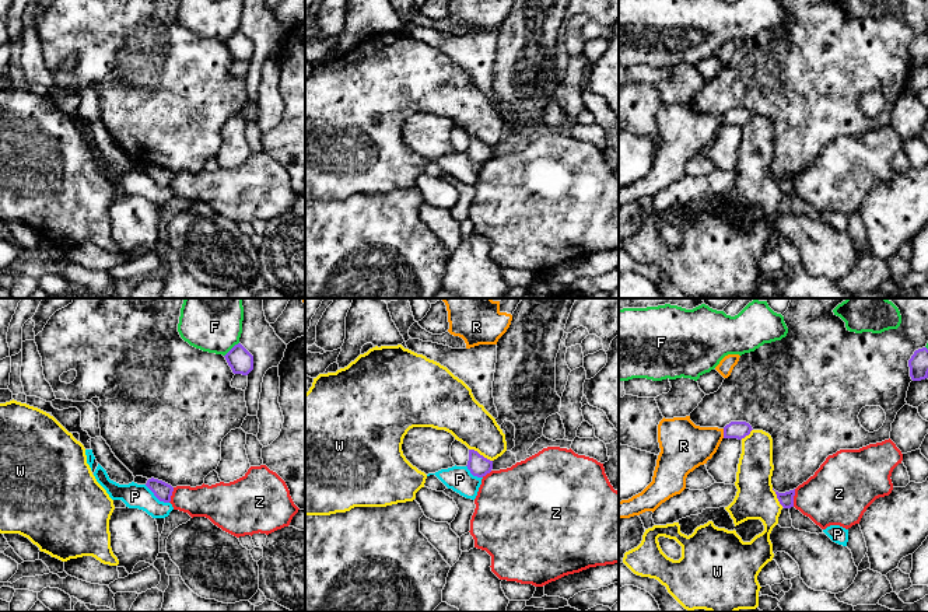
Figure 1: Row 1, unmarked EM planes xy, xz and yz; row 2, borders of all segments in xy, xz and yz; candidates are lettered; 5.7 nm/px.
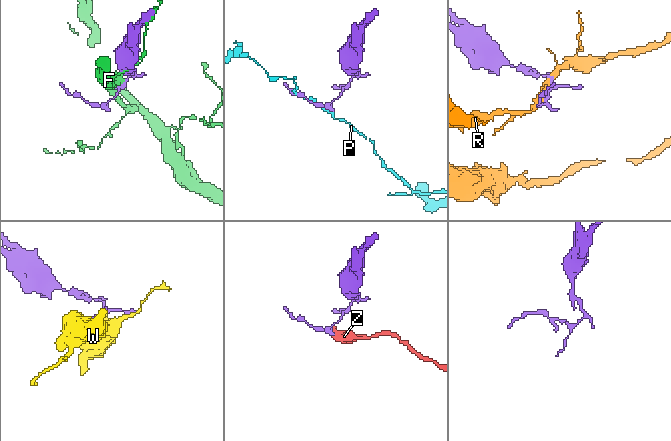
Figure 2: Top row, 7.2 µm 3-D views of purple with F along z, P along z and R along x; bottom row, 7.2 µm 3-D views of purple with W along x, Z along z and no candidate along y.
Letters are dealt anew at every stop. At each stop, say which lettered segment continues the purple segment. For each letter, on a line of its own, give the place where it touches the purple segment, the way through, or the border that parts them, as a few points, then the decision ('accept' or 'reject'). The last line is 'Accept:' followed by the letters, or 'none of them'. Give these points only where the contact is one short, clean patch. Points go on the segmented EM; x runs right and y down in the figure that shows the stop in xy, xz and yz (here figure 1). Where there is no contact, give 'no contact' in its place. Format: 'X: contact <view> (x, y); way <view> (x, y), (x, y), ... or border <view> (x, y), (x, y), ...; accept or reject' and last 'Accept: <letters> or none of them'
F: contact xy (231, 349); reject
P: contact xy (157, 497); reject
R: contact yz (724, 433); reject
W: contact xz (479, 454); reject
Z: contact yz (792, 497); border yz (795, 489), (792, 506); reject
Accept: none of them

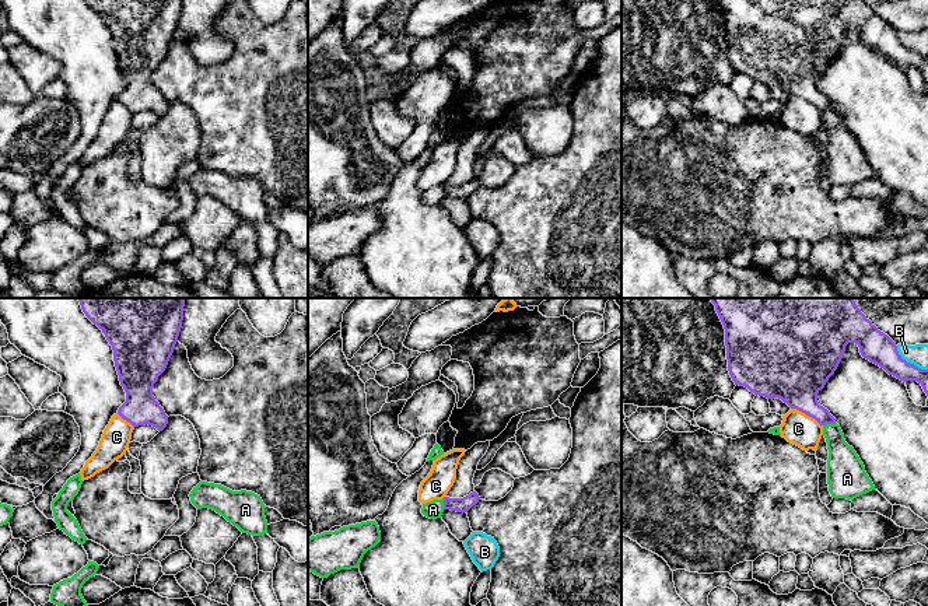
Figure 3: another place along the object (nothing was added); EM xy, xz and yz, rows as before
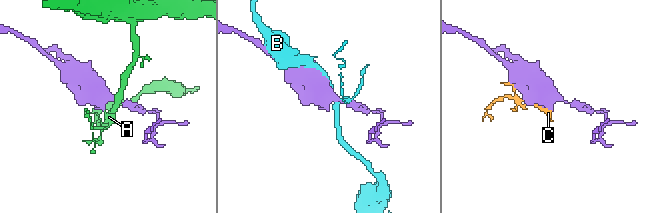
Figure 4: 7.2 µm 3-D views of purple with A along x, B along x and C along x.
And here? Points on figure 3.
A: contact yz (829, 423); border yz (836, 423), (823, 426); reject
B: contact yz (909, 363); reject
C: contact yz (806, 414); reject
Accept: none of them

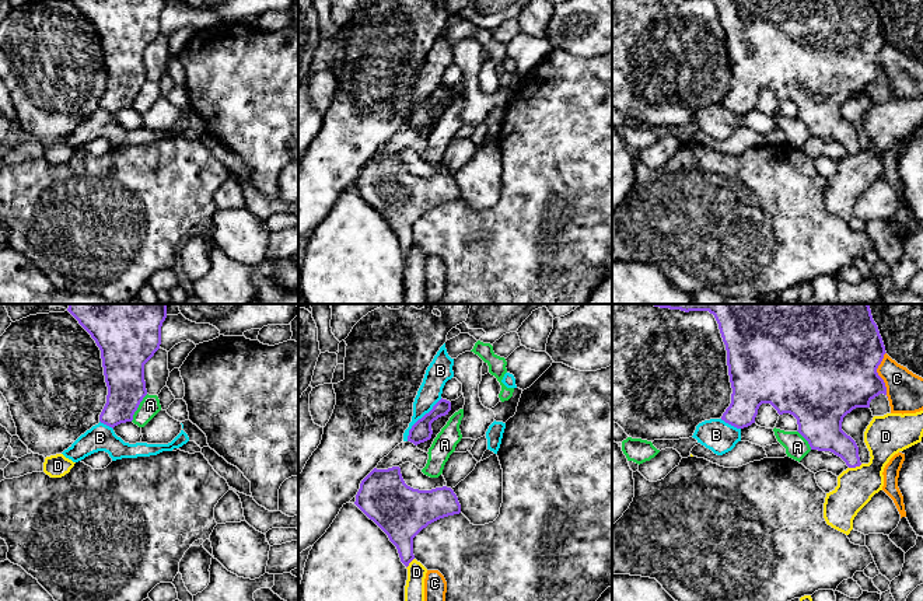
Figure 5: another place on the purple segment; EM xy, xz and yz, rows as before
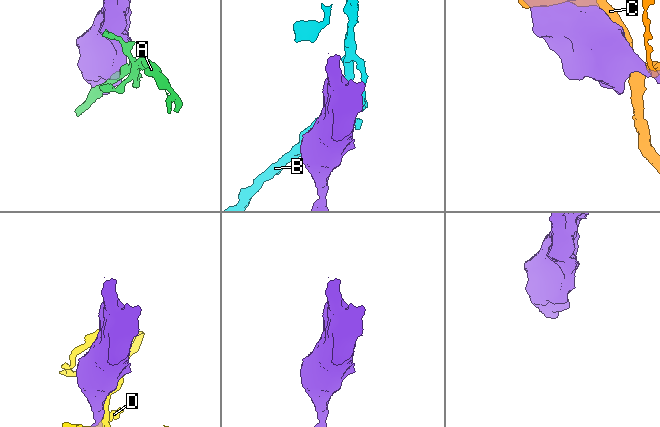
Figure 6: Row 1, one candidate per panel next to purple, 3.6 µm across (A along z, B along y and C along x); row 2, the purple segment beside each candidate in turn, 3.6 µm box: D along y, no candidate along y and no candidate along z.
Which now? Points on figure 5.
A: contact xy (137, 406); reject
B: contact xz (419, 419); border xz (441, 398), (412, 426), (406, 440); reject
C: contact yz (877, 374); reject
D: contact yz (855, 467); reject
Accept: none of them

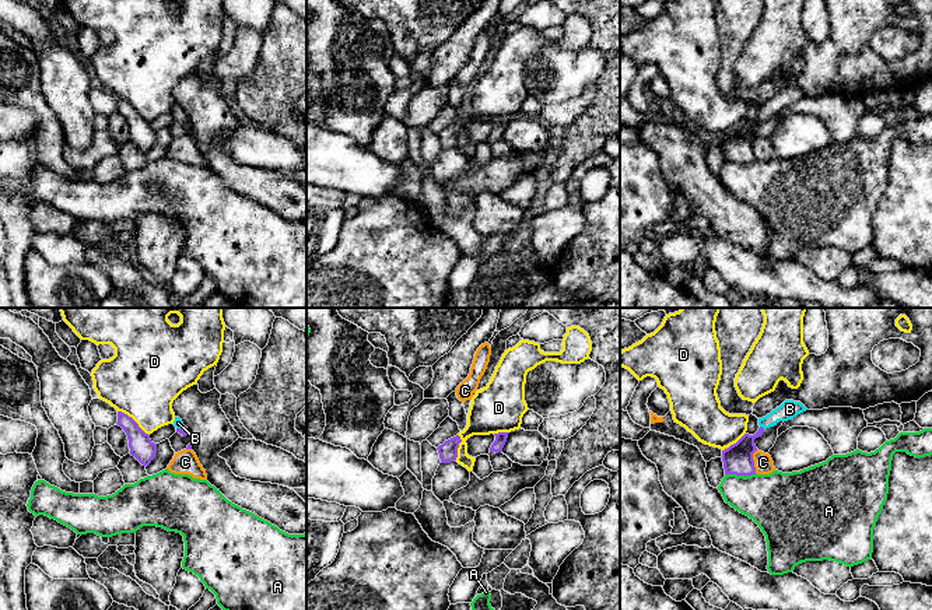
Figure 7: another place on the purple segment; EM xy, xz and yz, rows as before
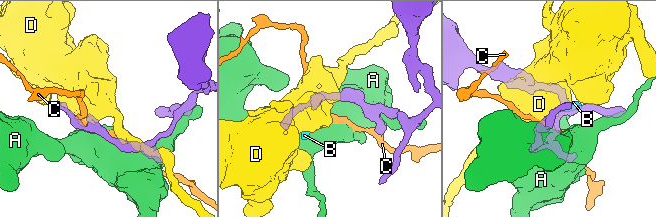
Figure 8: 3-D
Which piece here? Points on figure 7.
A: contact yz (740, 474); reject
B: contact yz (761, 427); way yz (738, 459), (761, 427), (777, 414), (789, 409); accept
C: contact yz (753, 460); reject
D: contact xy (133, 420); reject
Accept: B

